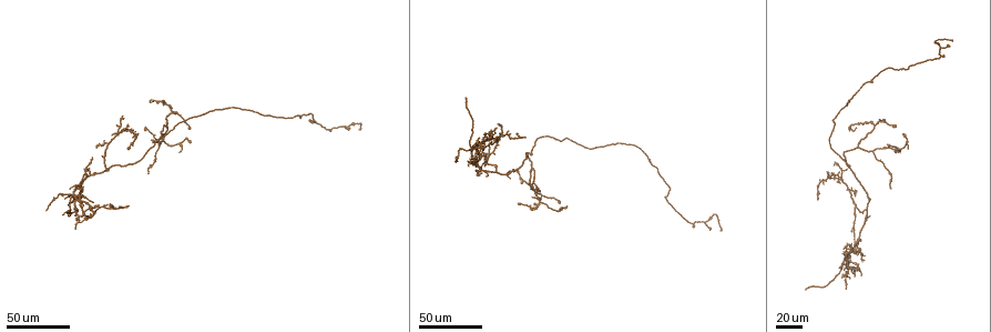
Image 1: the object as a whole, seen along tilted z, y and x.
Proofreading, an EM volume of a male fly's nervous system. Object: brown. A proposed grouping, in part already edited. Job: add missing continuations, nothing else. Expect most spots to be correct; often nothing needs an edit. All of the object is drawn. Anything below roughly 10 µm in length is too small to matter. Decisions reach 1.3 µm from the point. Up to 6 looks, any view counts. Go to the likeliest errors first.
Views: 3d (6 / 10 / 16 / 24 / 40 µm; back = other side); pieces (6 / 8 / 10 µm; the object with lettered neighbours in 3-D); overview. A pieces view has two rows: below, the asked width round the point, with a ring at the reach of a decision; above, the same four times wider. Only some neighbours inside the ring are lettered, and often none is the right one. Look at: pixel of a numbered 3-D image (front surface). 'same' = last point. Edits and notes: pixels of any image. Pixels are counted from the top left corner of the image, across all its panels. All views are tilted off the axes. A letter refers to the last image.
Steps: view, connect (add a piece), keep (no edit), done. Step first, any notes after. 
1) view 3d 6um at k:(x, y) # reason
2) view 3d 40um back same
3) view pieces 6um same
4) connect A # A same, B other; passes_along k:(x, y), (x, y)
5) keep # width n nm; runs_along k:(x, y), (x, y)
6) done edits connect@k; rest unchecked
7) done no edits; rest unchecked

view 3d 24um at 1:(69, 210) # free end

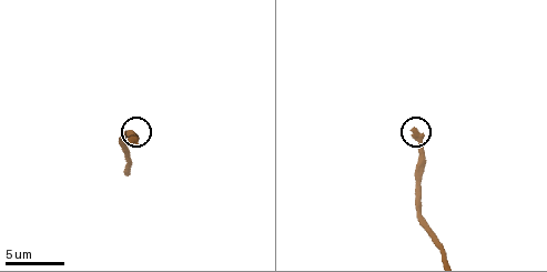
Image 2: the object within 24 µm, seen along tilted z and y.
view pieces 6um at 2:(415, 130) # what lies round it

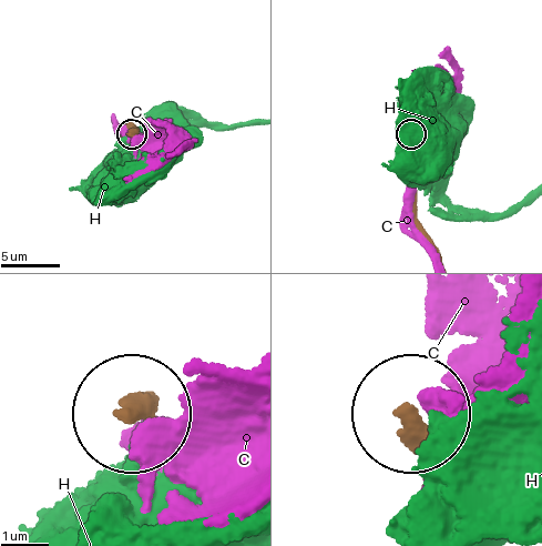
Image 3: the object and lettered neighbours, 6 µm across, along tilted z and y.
keep # width 320 nm; C other, H other; no lettered piece goes on from it

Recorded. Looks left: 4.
view 3d 40um at 1:(92, 201) # free end

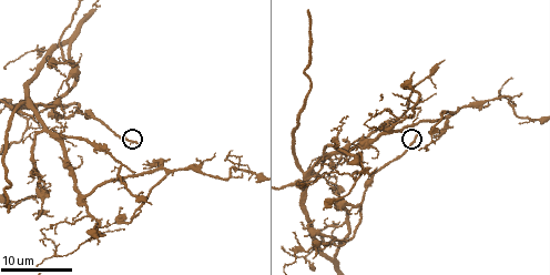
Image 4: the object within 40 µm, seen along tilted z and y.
view pieces 10um at 4:(138, 144)

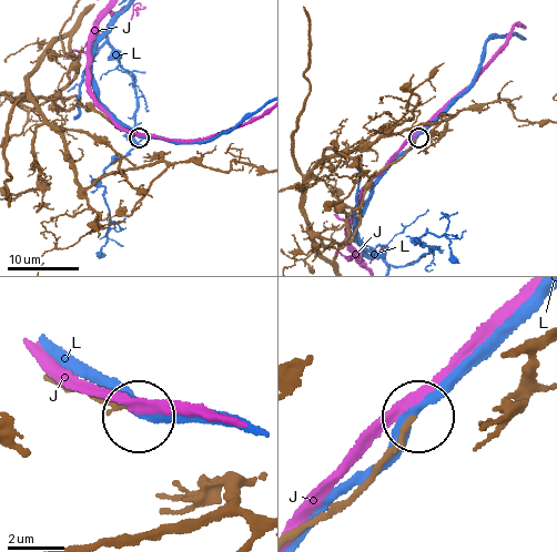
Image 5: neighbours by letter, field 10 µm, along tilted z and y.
keep # J other, L other; none of them fits

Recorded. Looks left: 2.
view 3d 24um at 1:(536, 188) # thin end

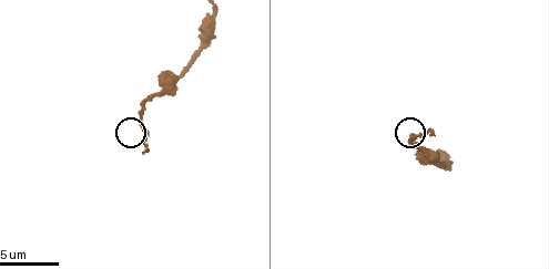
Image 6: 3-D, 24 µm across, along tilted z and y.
view pieces 10um at 6:(145, 150) # what lies round it

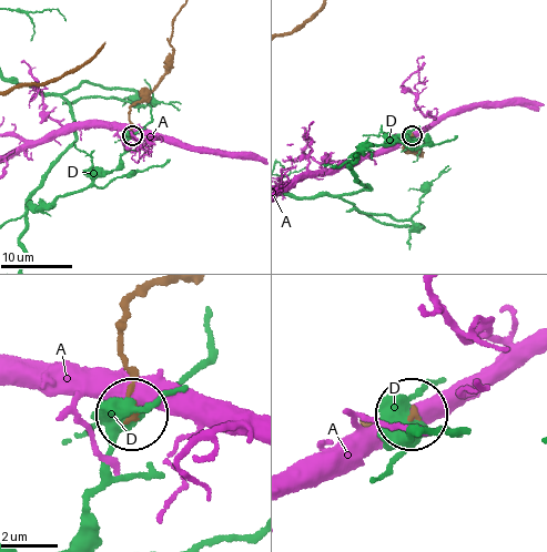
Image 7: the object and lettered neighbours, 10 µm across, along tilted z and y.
keep # A other, D other; no lettered piece goes on from it

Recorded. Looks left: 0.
done no edits; rest unchecked

